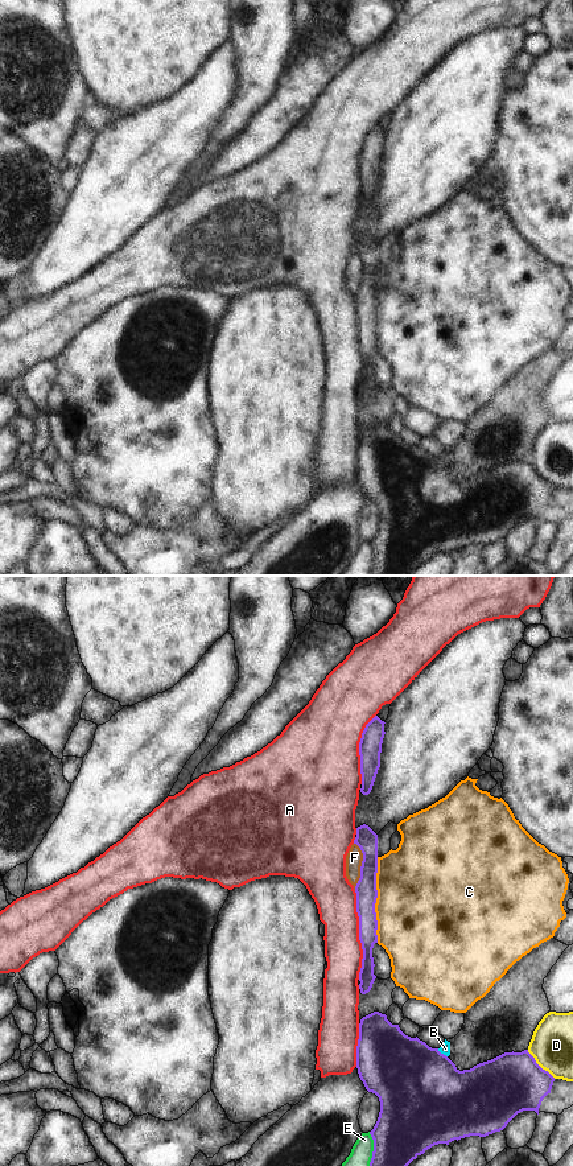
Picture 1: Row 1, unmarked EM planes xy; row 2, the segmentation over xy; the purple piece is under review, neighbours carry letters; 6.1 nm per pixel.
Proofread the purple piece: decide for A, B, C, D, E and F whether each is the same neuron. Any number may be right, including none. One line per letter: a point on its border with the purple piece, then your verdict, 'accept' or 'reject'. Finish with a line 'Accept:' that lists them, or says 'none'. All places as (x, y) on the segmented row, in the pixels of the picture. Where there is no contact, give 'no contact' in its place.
A: xy (359, 935) | reject
B: xy (442, 1054) | accept
C: xy (375, 899) | reject
D: xy (539, 1066) | reject
E: xy (374, 1149) | reject
F: xy (361, 866) | reject
Accept: B

